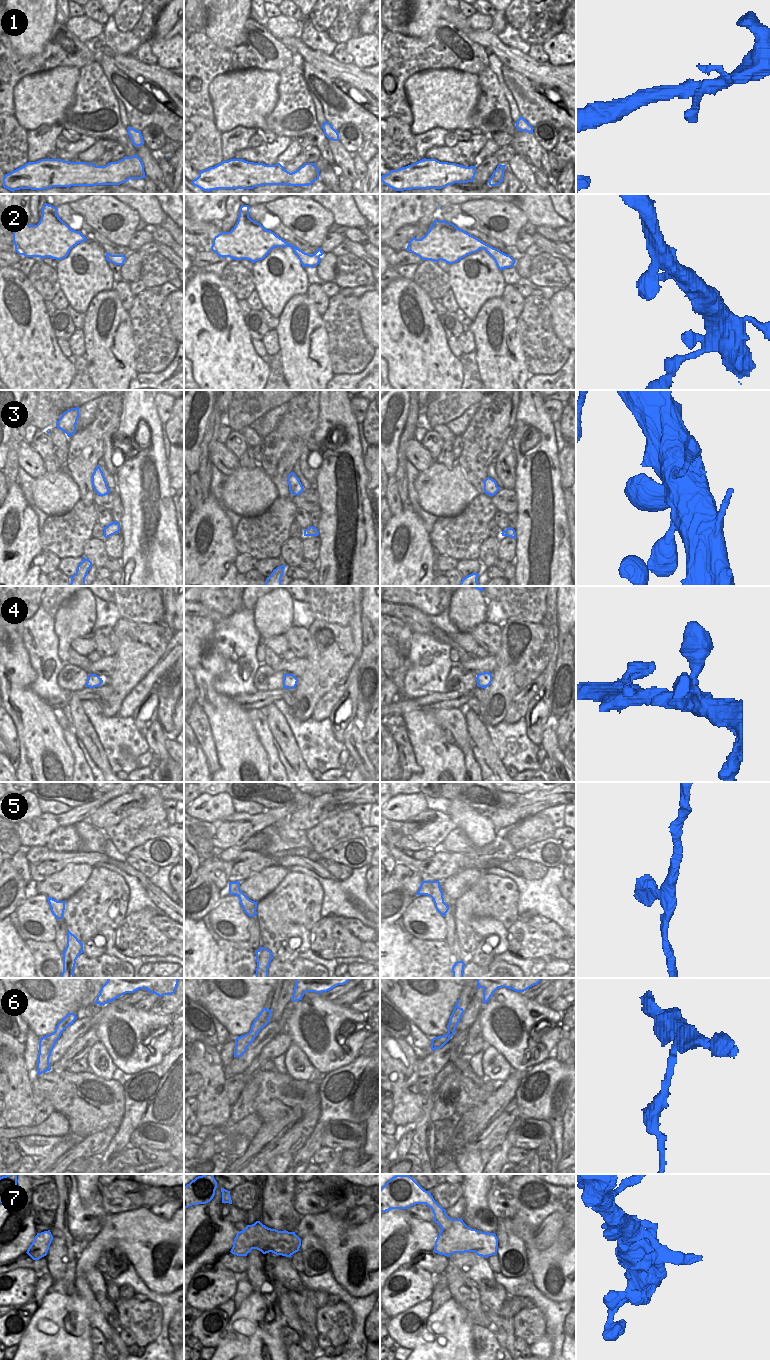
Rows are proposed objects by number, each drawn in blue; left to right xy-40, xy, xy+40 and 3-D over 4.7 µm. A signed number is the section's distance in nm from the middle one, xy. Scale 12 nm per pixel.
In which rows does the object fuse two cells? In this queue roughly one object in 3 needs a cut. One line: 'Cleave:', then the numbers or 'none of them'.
Cleave: none of them

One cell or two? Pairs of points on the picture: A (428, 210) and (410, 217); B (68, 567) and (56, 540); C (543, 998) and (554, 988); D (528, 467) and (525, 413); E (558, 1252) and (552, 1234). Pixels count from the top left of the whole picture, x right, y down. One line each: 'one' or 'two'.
A: two
B: two
C: one
D: one
E: two

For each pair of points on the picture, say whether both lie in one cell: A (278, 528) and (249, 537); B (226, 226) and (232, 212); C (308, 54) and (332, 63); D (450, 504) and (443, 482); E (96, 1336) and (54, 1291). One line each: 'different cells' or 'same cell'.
A: same cell
B: same cell
C: same cell
D: same cell
E: different cells

